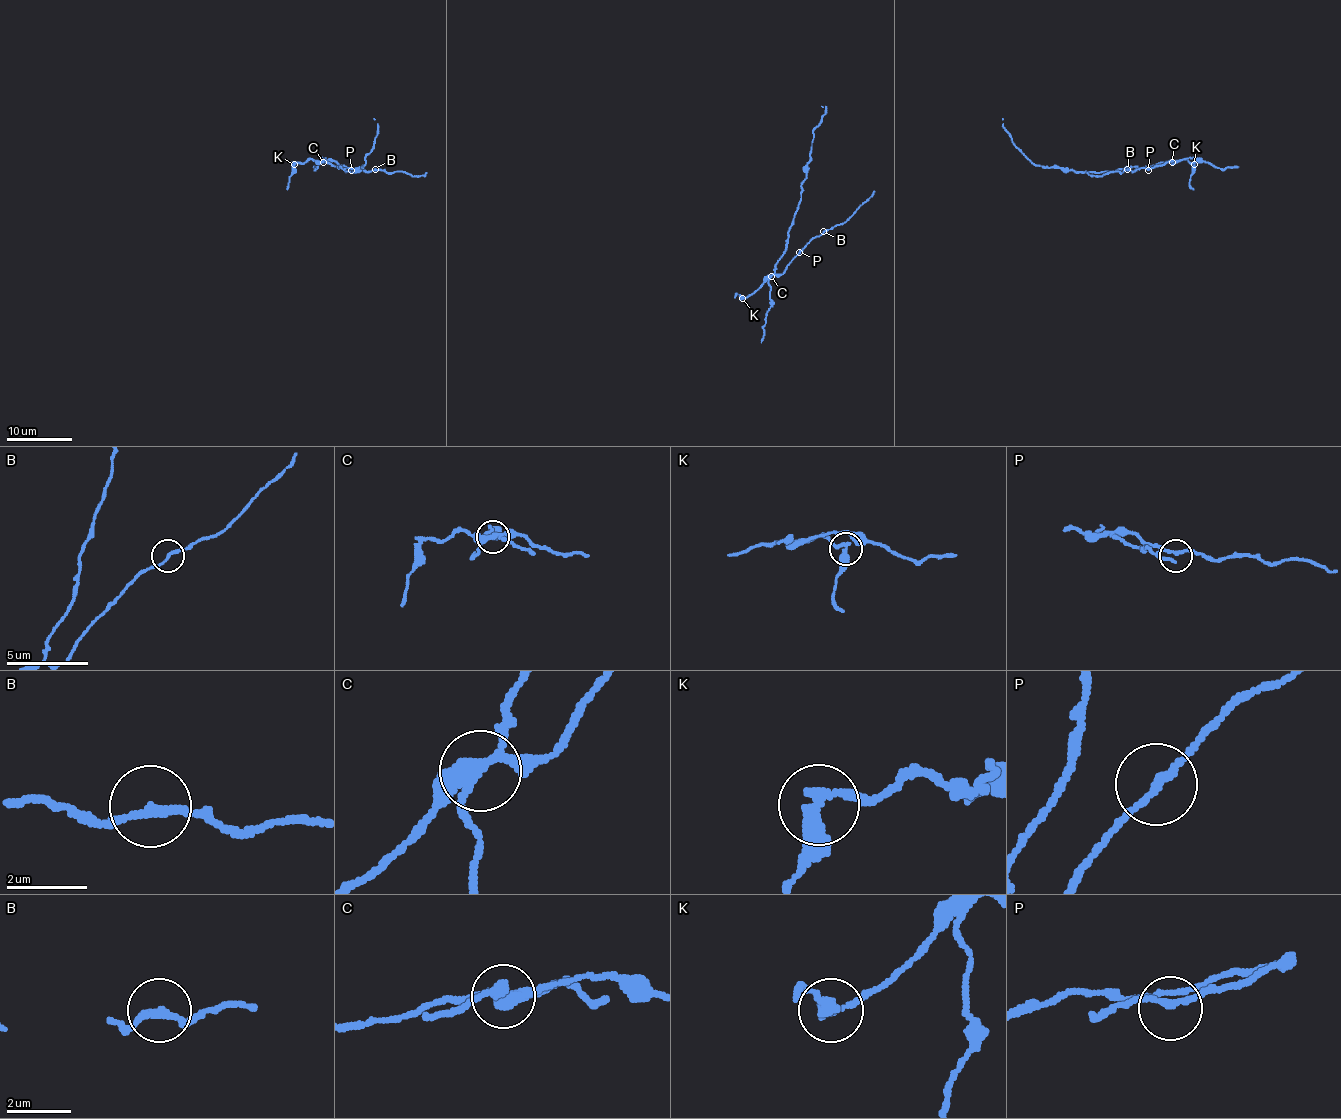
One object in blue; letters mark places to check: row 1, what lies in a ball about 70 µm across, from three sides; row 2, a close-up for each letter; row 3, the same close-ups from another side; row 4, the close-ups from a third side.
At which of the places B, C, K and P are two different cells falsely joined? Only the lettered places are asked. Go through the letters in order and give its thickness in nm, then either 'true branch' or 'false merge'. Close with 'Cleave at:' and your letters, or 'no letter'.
B: 190 nm thick; true branch
C: 320 nm thick; false merge
K: 320 nm thick; false merge
P: 180 nm thick; true branch
Cleave at: C, K

